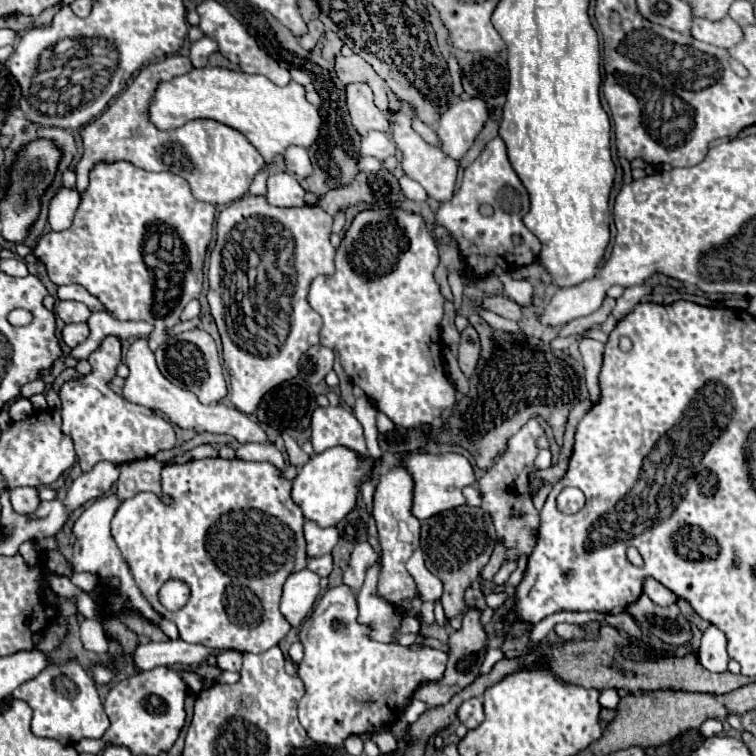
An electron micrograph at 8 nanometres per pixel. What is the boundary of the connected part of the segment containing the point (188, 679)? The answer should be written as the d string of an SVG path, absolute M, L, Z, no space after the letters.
M190 668L182 670L182 680L186 682L186 686L192 694L198 694L204 688L204 678L200 674L196 674L194 670L190 670Z

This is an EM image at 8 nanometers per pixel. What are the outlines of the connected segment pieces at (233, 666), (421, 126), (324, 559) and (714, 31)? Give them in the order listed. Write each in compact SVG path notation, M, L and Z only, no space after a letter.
M226 650L226 652L220 652L216 656L216 664L218 668L222 670L230 670L230 672L238 672L240 666L242 666L242 654L236 652L236 650Z
M414 118L414 124L412 124L412 126L414 126L414 130L416 130L428 144L432 144L432 146L438 144L438 146L440 146L440 138L436 136L436 132L434 132L430 126L426 126L426 124L420 122L418 118Z
M324 554L318 558L308 558L308 568L320 576L328 576L332 572L332 554Z
M726 16L718 22L712 22L712 20L706 20L706 18L694 18L692 22L694 24L692 24L690 34L696 40L702 40L702 42L708 42L708 44L714 44L714 46L730 48L730 46L738 44L744 36L742 28L730 16Z

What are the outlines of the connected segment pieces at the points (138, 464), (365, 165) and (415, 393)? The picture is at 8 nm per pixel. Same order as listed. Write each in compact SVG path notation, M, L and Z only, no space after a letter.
M144 458L144 460L122 464L120 478L116 482L118 500L132 498L138 492L156 492L156 488L160 488L162 468L164 464L156 462L154 458Z
M364 156L364 158L358 158L358 166L366 172L378 172L378 170L382 170L384 162L378 158L372 158L372 156Z
M400 208L396 210L366 210L366 212L360 212L356 214L352 226L348 228L346 236L342 238L342 246L338 248L336 252L336 272L334 276L318 276L314 278L312 282L312 288L310 288L310 294L308 294L308 302L310 306L322 316L324 320L324 326L320 330L320 344L328 346L328 348L336 348L338 354L340 354L340 362L342 362L342 368L344 372L350 376L350 380L360 386L366 396L374 402L374 406L386 414L396 426L400 428L418 428L418 426L424 426L424 424L430 424L434 418L438 418L442 414L442 410L446 408L452 408L456 404L456 388L452 386L452 382L448 380L446 376L446 370L444 370L444 358L442 358L442 338L440 338L440 320L442 320L442 306L444 306L444 298L440 294L440 288L438 284L434 282L434 268L438 266L438 248L436 248L436 242L434 242L434 236L432 232L426 228L422 216L416 216L416 214L410 214L410 212L404 212Z

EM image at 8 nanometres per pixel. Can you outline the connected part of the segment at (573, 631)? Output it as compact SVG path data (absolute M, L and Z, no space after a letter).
M556 624L554 630L562 640L572 640L572 638L582 638L584 636L584 632L574 624Z

